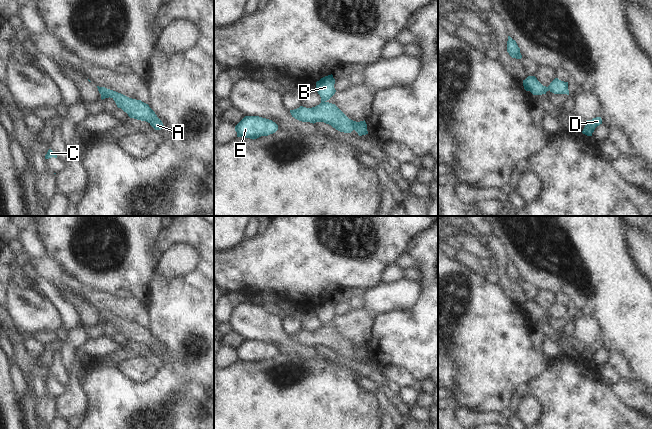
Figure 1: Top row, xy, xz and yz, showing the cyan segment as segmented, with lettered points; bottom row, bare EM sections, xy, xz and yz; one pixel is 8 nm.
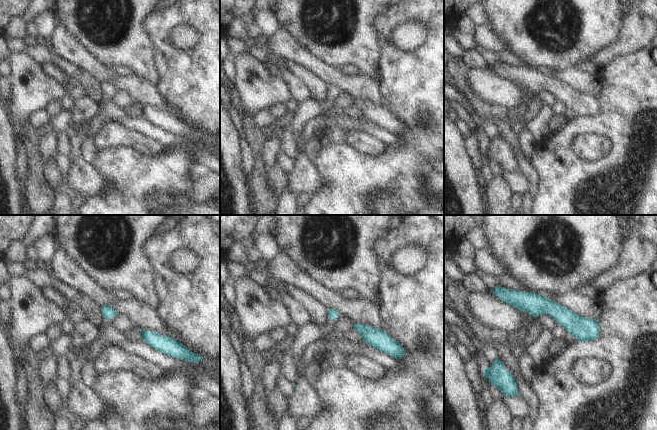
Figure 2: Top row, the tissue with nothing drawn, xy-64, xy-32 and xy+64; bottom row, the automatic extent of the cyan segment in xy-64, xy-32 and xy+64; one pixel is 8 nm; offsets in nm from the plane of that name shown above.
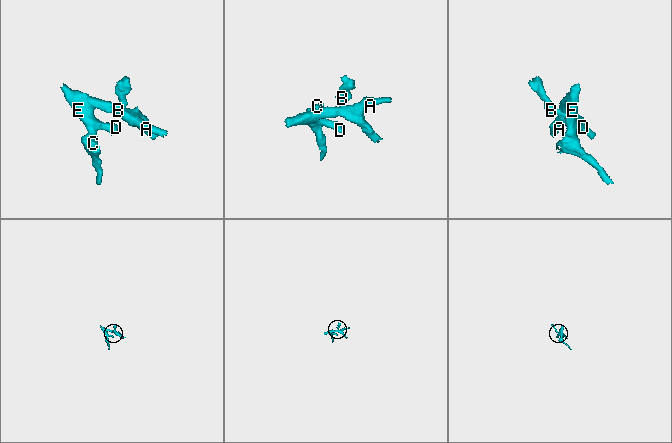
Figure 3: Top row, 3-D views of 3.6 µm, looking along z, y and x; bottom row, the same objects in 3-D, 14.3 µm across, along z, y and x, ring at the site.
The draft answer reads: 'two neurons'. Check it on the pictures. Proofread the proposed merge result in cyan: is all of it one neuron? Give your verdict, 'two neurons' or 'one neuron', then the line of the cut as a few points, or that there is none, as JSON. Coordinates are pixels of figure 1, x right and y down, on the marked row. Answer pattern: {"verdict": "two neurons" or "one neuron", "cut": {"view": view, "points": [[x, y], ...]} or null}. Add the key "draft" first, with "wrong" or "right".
{"draft": "right", "verdict": "two neurons", "cut": {"view": "xz", "points": [[321, 101], [324, 102]]}}

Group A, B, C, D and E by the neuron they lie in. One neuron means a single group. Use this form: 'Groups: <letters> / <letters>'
Groups: A C D E / B.

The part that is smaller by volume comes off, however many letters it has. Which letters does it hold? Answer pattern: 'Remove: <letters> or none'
Remove: B

